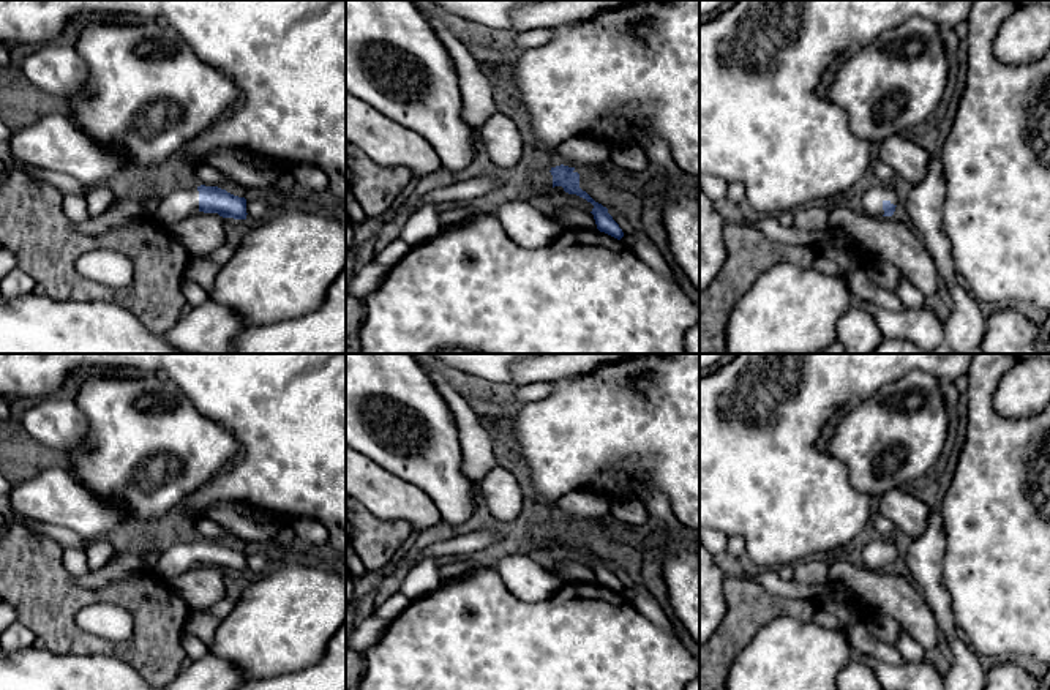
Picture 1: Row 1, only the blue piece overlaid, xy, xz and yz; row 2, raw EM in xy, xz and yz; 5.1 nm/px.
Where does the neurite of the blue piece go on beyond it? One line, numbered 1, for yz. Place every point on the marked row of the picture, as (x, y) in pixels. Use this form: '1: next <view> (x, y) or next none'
1: next yz (963, 329)

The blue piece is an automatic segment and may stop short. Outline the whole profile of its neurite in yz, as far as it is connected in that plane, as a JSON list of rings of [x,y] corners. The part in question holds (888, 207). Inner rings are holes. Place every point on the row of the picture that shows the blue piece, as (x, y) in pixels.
[[[930,158],[919,185],[900,196],[892,185],[875,185],[861,197],[861,213],[868,216],[892,216],[900,201],[906,204],[914,231],[921,235],[935,259],[941,284],[952,295],[954,308],[943,321],[944,339],[957,354],[977,354],[985,332],[985,309],[963,286],[955,273],[949,237],[943,227],[946,178],[939,158]]]

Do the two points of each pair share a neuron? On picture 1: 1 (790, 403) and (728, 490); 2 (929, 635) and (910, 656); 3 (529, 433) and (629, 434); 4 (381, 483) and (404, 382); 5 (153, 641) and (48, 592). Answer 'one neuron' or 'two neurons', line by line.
1: one neuron
2: two neurons
3: one neuron
4: two neurons
5: one neuron

